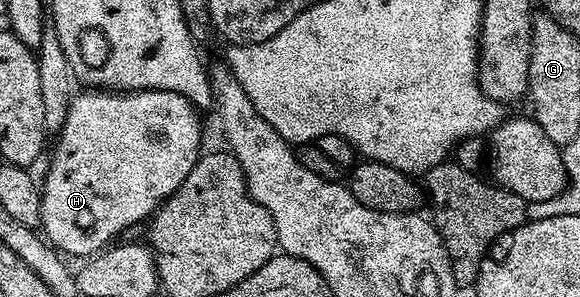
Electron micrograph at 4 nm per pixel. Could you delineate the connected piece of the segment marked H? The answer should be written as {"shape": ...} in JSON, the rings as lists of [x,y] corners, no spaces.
{"shape":[[[106,90],[79,91],[72,95],[69,114],[65,114],[65,126],[54,137],[55,149],[52,150],[51,161],[47,164],[47,177],[41,180],[41,195],[39,198],[41,218],[39,222],[42,235],[52,248],[66,254],[68,257],[90,258],[95,253],[102,252],[116,238],[122,237],[119,235],[126,228],[141,223],[143,219],[144,223],[164,200],[169,199],[179,189],[181,182],[185,182],[185,178],[189,178],[189,170],[193,170],[193,166],[199,161],[201,155],[199,143],[203,140],[203,128],[199,125],[200,113],[185,97],[176,92],[124,92],[120,94]]]}

